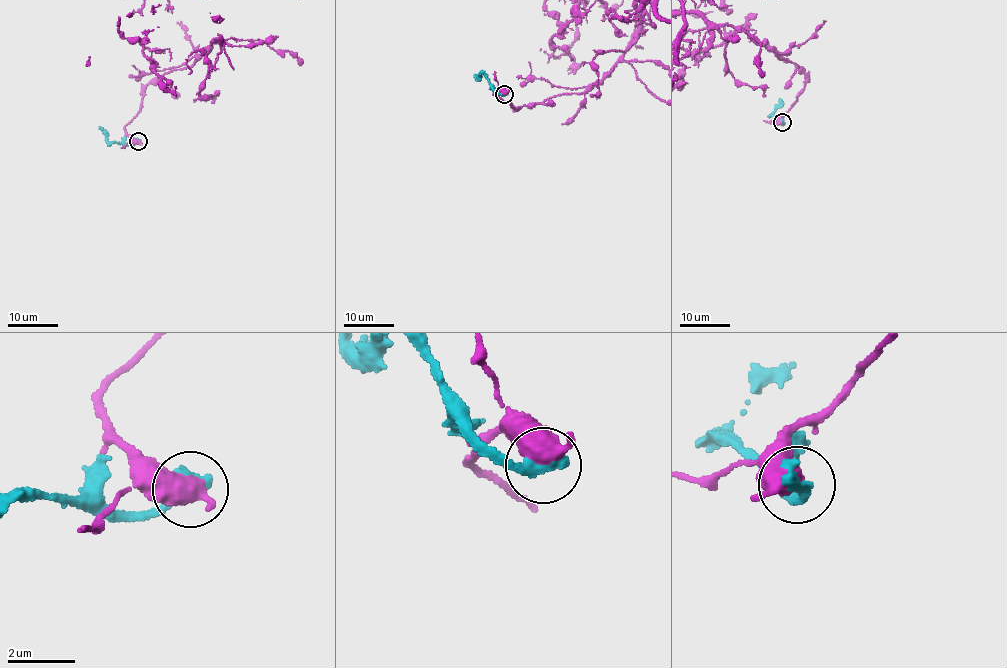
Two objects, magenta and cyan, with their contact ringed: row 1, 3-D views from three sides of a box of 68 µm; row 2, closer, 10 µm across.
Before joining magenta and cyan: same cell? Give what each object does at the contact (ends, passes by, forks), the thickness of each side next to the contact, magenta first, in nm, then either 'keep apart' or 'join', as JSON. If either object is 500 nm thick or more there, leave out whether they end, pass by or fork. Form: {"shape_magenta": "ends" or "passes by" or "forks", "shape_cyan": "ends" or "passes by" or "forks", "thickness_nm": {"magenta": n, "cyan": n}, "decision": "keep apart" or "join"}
{"shape_magenta": "passes by", "shape_cyan": "ends", "thickness_nm": {"magenta": 480, "cyan": 400}, "decision": "keep apart"}

